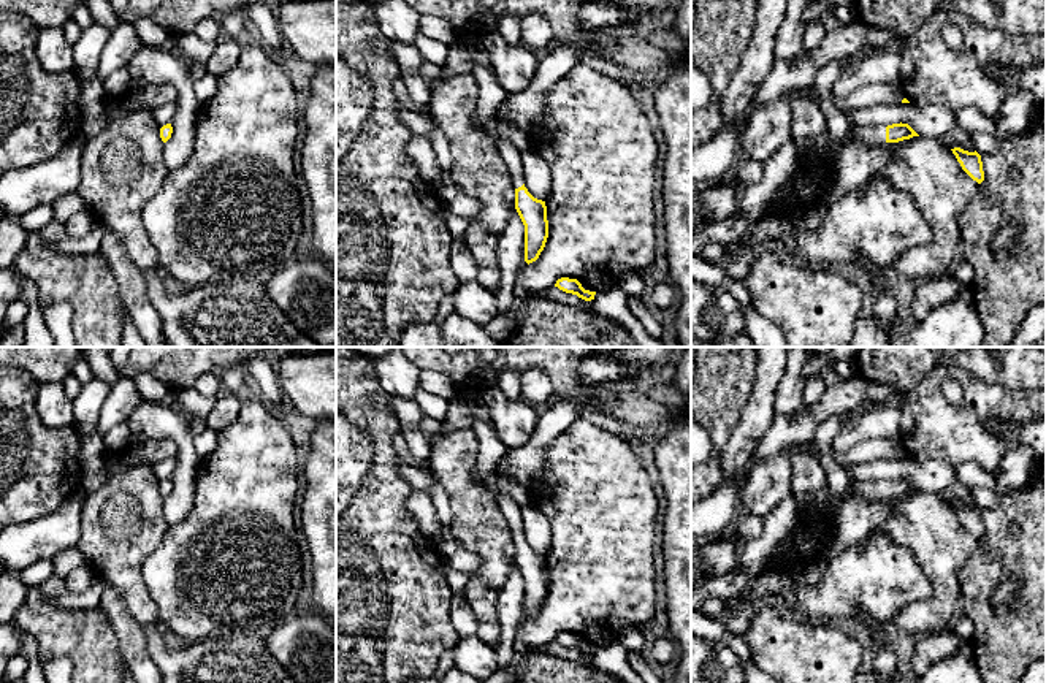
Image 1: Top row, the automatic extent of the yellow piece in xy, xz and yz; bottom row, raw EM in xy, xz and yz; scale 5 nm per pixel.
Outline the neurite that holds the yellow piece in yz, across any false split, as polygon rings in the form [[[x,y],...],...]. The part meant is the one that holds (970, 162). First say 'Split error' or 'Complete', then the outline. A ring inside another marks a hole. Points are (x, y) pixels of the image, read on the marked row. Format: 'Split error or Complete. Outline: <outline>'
Complete. Outline: [[[960,147],[951,149],[960,163],[962,170],[978,184],[984,181],[981,155],[975,152],[964,151]]]

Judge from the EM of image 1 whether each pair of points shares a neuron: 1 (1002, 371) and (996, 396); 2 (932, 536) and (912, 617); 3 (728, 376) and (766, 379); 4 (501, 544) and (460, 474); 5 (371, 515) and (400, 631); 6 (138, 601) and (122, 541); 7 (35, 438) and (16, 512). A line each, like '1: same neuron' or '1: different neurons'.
1: different neurons
2: same neuron
3: different neurons
4: same neuron
5: same neuron
6: same neuron
7: same neuron

